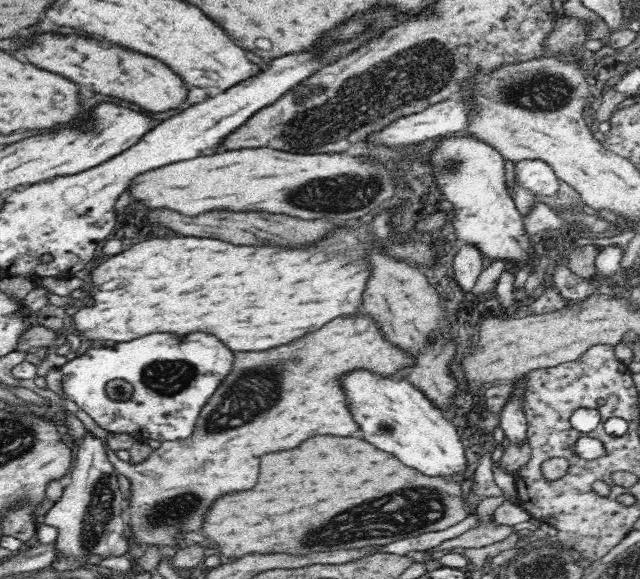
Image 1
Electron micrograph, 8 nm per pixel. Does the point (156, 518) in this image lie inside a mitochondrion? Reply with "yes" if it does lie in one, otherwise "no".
yes

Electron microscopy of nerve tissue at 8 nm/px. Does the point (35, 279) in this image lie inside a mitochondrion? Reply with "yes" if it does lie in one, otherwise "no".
no

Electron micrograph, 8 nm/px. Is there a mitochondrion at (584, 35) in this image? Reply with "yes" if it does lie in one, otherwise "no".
no

